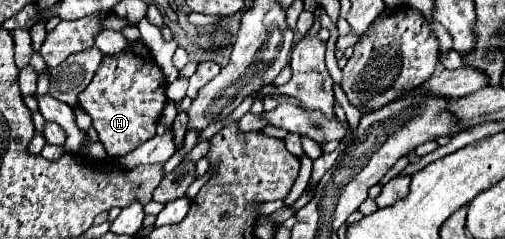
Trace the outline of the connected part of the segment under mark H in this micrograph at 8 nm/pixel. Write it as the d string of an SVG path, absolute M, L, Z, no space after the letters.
M135 40L135 42L127 42L127 48L121 50L119 54L103 56L91 84L79 94L79 106L93 118L93 128L97 130L99 140L105 146L107 154L109 156L125 156L155 136L157 122L159 122L161 112L167 102L165 90L167 90L167 80L165 80L161 68L153 60L153 56L147 50L147 46L143 44L143 40Z

